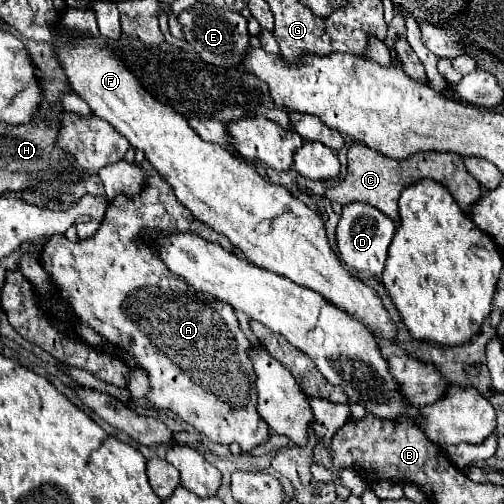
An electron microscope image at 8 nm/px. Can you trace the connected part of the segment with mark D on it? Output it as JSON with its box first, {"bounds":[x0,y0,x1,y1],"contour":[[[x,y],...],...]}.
{"bounds":[335,202,395,276],"contour":[[[359,202],[347,204],[347,206],[343,206],[341,220],[335,230],[339,256],[355,272],[381,276],[393,232],[395,232],[395,222],[391,218],[387,218],[381,210],[373,208],[371,204],[359,204]]]}

